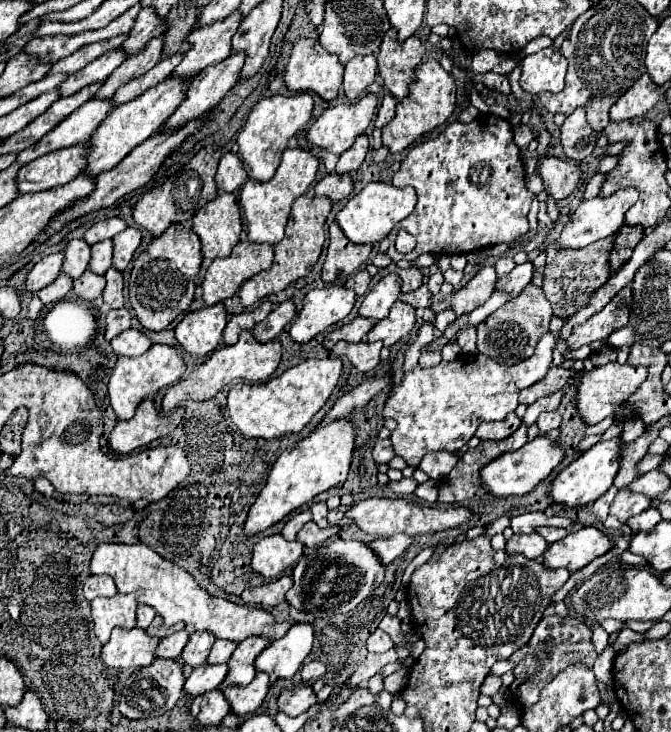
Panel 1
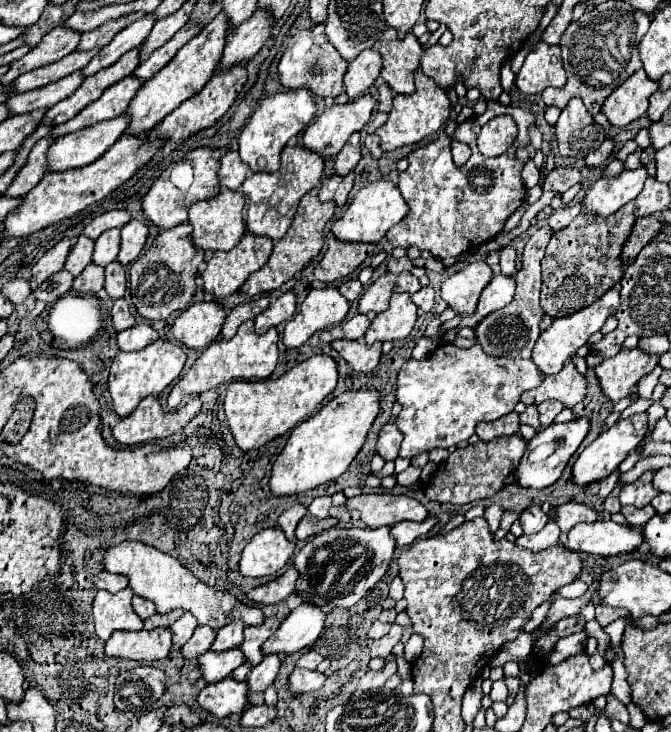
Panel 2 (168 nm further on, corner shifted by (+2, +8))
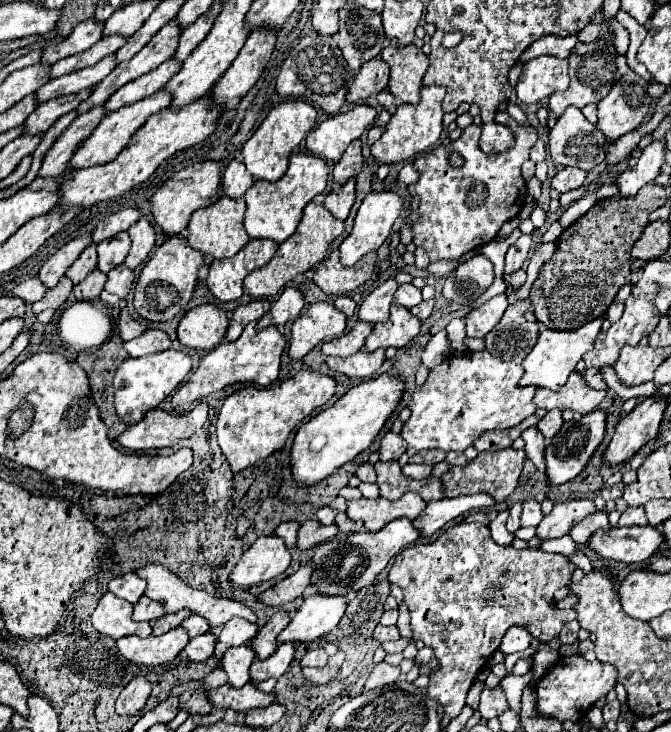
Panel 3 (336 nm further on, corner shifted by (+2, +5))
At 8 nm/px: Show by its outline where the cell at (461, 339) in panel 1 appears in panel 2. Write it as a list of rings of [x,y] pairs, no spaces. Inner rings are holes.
[[[475,261],[457,271],[455,275],[447,277],[441,285],[441,297],[463,317],[469,317],[477,301],[483,293],[483,289],[493,279],[491,267],[485,261]]]

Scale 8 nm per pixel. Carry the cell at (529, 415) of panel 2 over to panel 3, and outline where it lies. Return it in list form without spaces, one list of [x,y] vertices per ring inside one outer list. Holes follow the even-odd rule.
[[[531,426],[527,428],[521,438],[525,440],[525,452],[527,452],[527,458],[533,460],[533,464],[537,466],[537,470],[545,472],[545,462],[543,462],[543,450],[545,450],[545,438],[541,436],[541,432]]]

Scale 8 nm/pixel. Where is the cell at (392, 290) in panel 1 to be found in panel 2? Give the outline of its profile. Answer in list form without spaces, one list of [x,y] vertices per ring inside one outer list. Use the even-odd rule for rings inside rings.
[[[385,273],[381,275],[373,285],[369,285],[357,305],[357,311],[367,315],[369,319],[375,319],[375,315],[383,313],[389,307],[389,299],[395,287],[395,273]]]

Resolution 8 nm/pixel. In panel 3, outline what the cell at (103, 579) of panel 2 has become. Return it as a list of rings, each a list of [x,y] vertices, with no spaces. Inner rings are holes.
[[[129,572],[129,574],[125,574],[125,576],[113,578],[113,580],[109,582],[109,592],[113,592],[113,594],[119,596],[119,598],[125,598],[125,600],[131,602],[131,604],[135,604],[135,602],[143,596],[145,586],[147,586],[147,584],[145,584],[143,578],[139,578],[137,574]]]

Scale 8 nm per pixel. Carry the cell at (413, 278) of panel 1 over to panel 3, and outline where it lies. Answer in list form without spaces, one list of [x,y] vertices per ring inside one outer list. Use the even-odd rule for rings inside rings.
[[[399,284],[397,292],[395,292],[395,298],[393,298],[395,304],[401,304],[401,306],[405,306],[405,308],[413,308],[413,306],[417,306],[421,300],[423,300],[423,298],[421,298],[421,290],[415,288],[413,284]]]

